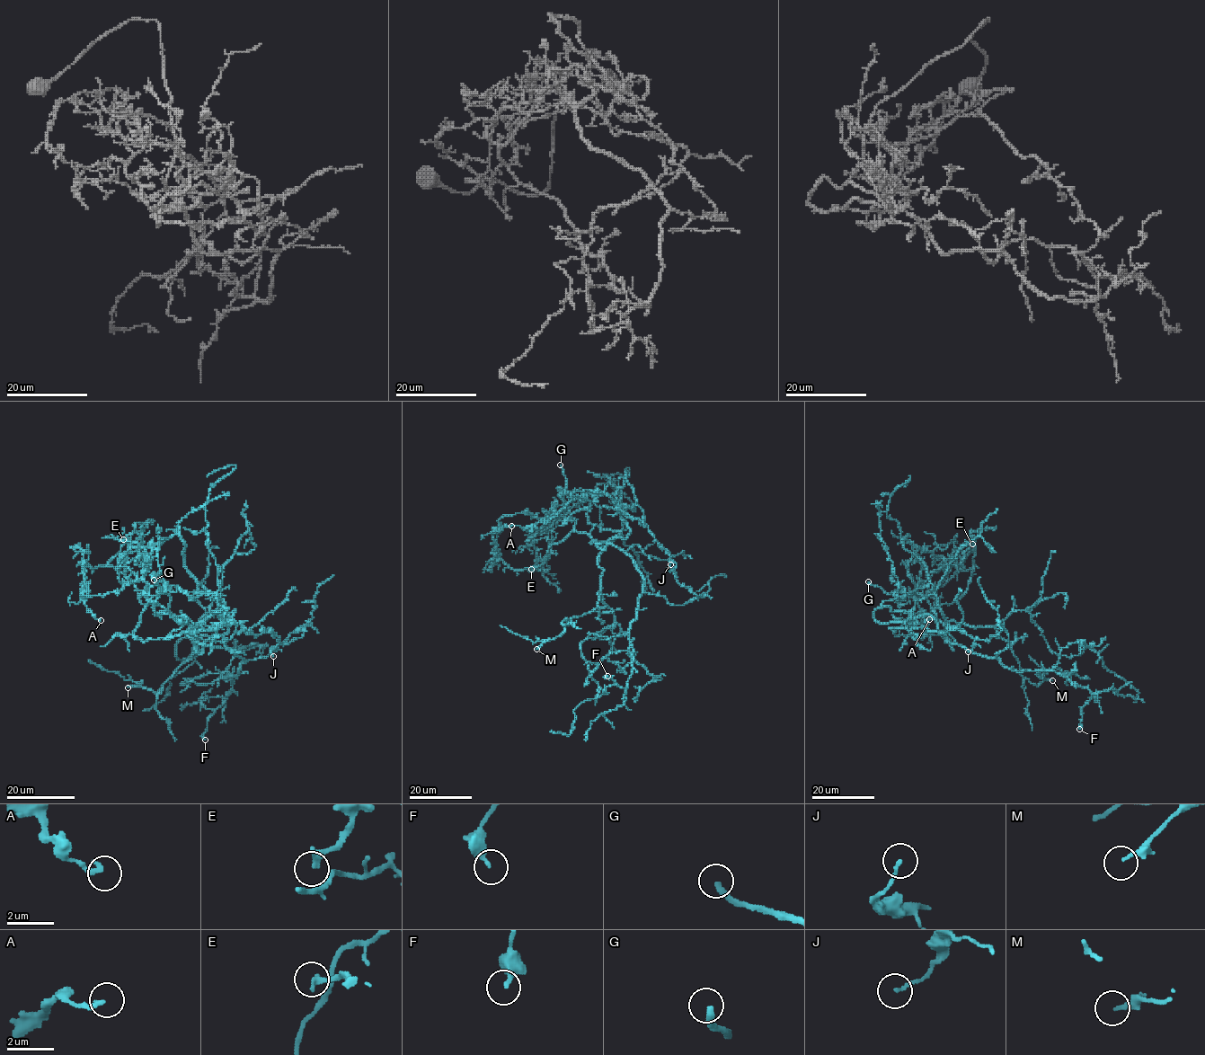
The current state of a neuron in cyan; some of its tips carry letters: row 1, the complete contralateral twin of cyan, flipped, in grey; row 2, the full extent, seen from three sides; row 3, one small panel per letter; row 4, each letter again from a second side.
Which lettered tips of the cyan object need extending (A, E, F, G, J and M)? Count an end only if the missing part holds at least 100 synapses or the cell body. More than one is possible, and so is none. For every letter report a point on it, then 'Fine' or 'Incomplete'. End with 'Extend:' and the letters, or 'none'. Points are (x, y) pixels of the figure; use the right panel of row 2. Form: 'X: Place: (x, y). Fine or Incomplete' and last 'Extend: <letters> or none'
A: Place: (929, 619). Fine
E: Place: (972, 544). Fine
F: Place: (1079, 729). Fine
G: Place: (868, 581). Incomplete
J: Place: (968, 651). Fine
M: Place: (1052, 680). Fine
Extend: G

